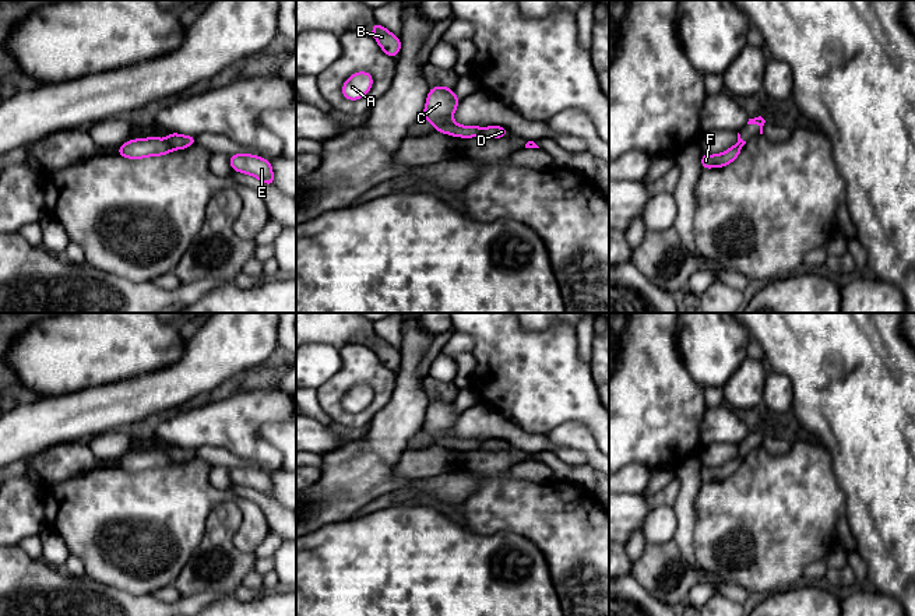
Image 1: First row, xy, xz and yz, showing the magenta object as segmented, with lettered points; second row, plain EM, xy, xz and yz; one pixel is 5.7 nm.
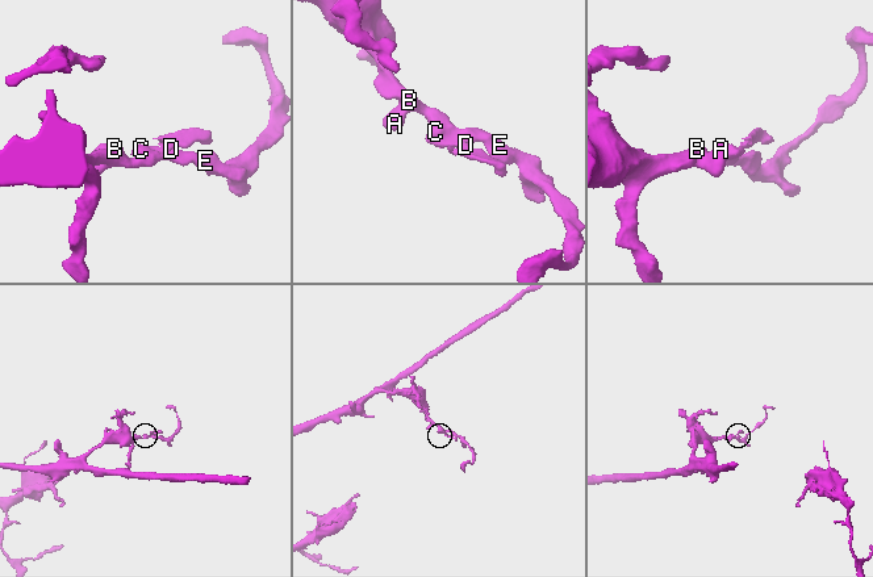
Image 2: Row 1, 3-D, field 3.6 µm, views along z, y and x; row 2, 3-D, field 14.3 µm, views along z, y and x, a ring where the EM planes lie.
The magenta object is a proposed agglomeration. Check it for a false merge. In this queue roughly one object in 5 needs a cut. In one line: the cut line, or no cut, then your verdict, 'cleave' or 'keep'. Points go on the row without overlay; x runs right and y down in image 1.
xy (165, 453), (173, 461) | cleave

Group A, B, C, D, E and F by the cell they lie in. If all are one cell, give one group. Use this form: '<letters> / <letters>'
A B C E F / D

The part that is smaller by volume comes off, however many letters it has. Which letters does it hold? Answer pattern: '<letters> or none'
D

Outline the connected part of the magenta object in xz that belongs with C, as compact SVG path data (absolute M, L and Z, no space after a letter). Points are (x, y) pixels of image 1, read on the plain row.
M437 398L429 402L422 430L433 437L436 444L453 450L478 450L482 440L461 439L453 433L453 427L460 418L453 401Z

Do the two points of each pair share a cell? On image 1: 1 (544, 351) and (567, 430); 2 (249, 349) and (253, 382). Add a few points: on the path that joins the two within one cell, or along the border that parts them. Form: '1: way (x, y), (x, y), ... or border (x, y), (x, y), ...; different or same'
1: border (546, 435), (565, 423), (583, 423), (594, 440); different
2: border (271, 358), (236, 379); different

